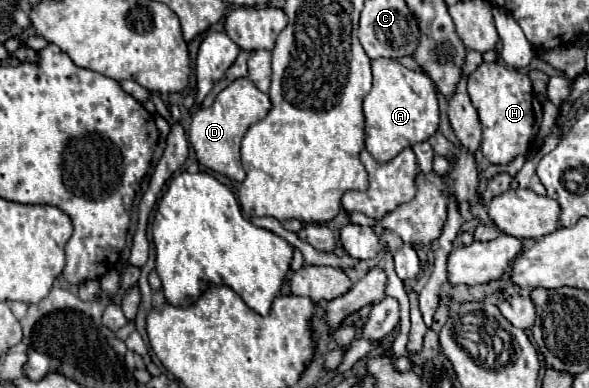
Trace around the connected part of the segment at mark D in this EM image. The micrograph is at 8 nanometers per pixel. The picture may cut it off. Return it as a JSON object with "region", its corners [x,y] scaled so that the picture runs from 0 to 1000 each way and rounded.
{"region":[[[402,201],[399,211],[392,211],[379,237],[372,237],[362,273],[338,278],[328,294],[324,330],[321,330],[321,366],[331,381],[334,412],[345,428],[351,428],[365,443],[375,443],[399,469],[413,469],[416,438],[413,438],[409,397],[406,397],[409,361],[413,361],[419,330],[430,325],[433,314],[447,309],[457,284],[460,284],[457,247],[450,237],[443,237],[423,201]]]}

